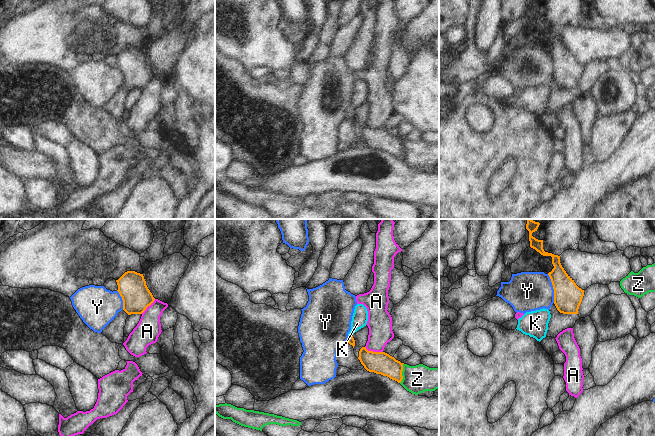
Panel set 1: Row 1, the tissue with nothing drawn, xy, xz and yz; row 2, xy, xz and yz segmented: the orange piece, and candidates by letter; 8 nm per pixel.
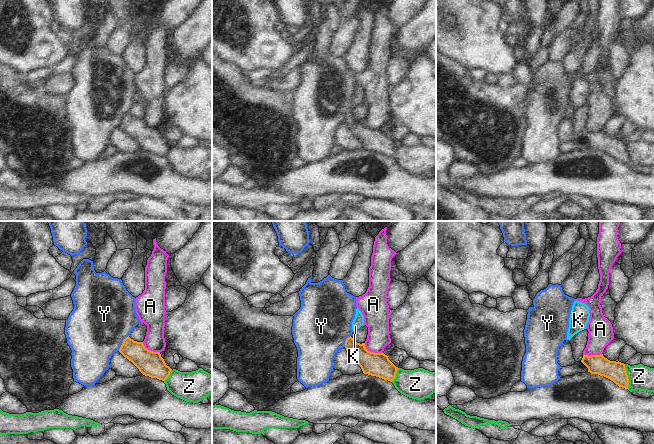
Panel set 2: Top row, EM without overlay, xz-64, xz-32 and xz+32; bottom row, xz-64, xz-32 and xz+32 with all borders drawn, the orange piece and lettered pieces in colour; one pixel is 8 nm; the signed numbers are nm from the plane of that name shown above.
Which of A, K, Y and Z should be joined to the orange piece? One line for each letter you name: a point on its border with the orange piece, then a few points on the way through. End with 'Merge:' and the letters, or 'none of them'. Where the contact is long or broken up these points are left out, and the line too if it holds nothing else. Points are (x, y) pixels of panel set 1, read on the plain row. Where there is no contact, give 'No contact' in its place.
K: Touches orange at xz (350, 112). Path across: xz (351, 117), (350, 112), (360, 92)
Merge: K

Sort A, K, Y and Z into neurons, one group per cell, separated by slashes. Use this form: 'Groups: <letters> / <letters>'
Groups: A / K / Y / Z

